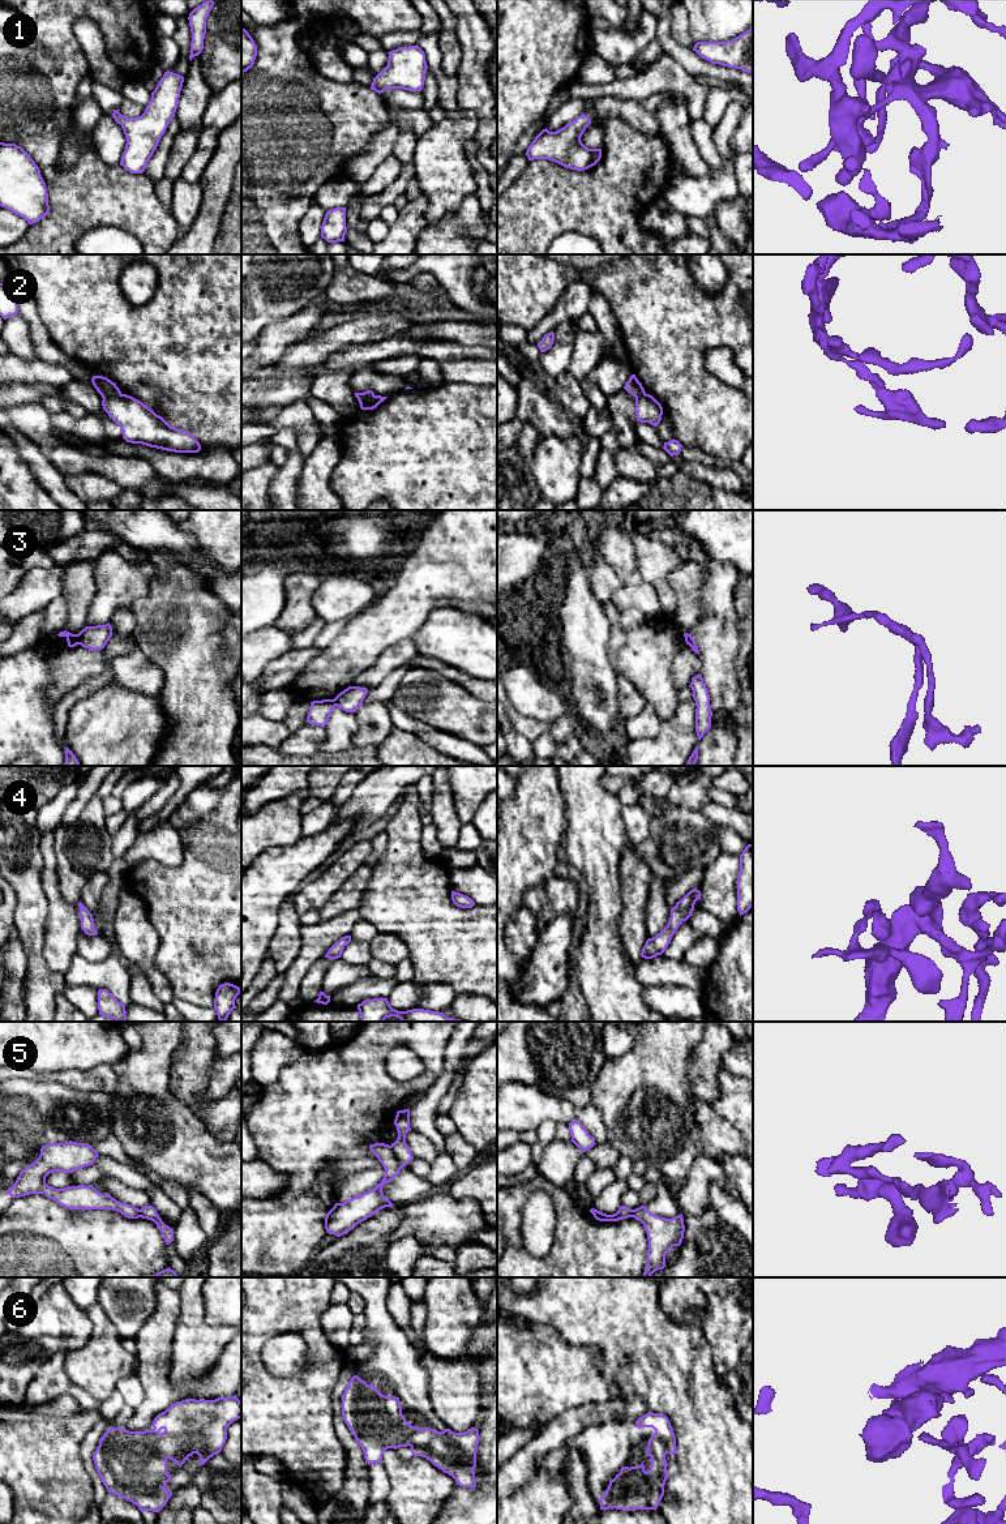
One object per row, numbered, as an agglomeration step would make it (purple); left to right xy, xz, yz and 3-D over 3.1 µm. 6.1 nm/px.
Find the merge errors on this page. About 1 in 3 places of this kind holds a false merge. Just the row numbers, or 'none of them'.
2, 3

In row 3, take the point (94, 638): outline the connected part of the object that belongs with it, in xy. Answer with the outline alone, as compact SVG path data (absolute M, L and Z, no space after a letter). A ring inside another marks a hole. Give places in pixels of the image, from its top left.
M108 624L86 626L78 633L78 645L89 650L102 650L112 637L112 628Z

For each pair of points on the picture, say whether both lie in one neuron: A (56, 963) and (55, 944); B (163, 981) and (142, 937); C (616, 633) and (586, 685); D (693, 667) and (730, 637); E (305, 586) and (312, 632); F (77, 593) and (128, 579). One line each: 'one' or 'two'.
A: one
B: one
C: two
D: two
E: two
F: two

